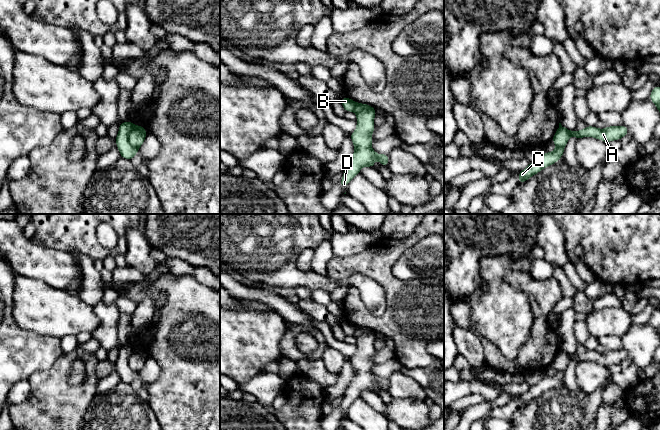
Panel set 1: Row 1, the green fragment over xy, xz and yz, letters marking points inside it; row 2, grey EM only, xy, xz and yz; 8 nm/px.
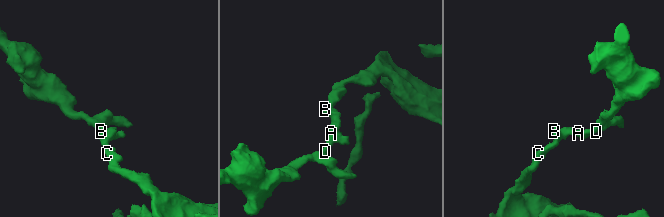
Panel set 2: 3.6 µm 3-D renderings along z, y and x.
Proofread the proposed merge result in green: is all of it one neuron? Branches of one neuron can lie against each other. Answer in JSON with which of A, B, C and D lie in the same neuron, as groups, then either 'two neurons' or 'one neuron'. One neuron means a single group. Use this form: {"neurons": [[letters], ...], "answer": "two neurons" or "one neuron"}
{"neurons": [["A", "D"], ["B", "C"]], "answer": "two neurons"}

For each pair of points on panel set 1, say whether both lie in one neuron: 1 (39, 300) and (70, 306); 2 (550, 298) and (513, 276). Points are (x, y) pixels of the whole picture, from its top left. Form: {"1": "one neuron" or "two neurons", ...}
{"1": "one neuron", "2": "one neuron"}

